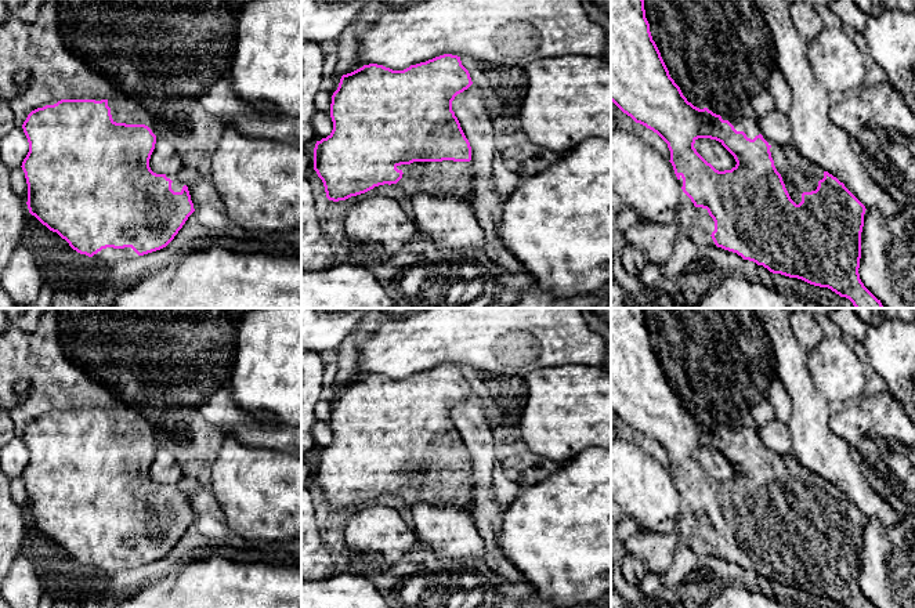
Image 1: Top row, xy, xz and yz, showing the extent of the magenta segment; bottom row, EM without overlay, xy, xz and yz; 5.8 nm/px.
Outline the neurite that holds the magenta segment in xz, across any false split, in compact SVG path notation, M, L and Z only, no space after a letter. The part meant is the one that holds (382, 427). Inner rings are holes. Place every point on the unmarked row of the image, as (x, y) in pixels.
M452 363L411 374L404 380L369 373L343 384L332 405L333 439L326 448L317 450L314 457L314 479L323 492L326 507L339 511L379 495L397 493L404 484L397 478L401 474L442 470L470 471L471 456L452 420L452 410L471 394L470 383L462 374L460 366Z

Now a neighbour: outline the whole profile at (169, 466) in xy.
M156 446L149 477L156 484L177 484L188 470L182 453L170 446Z

